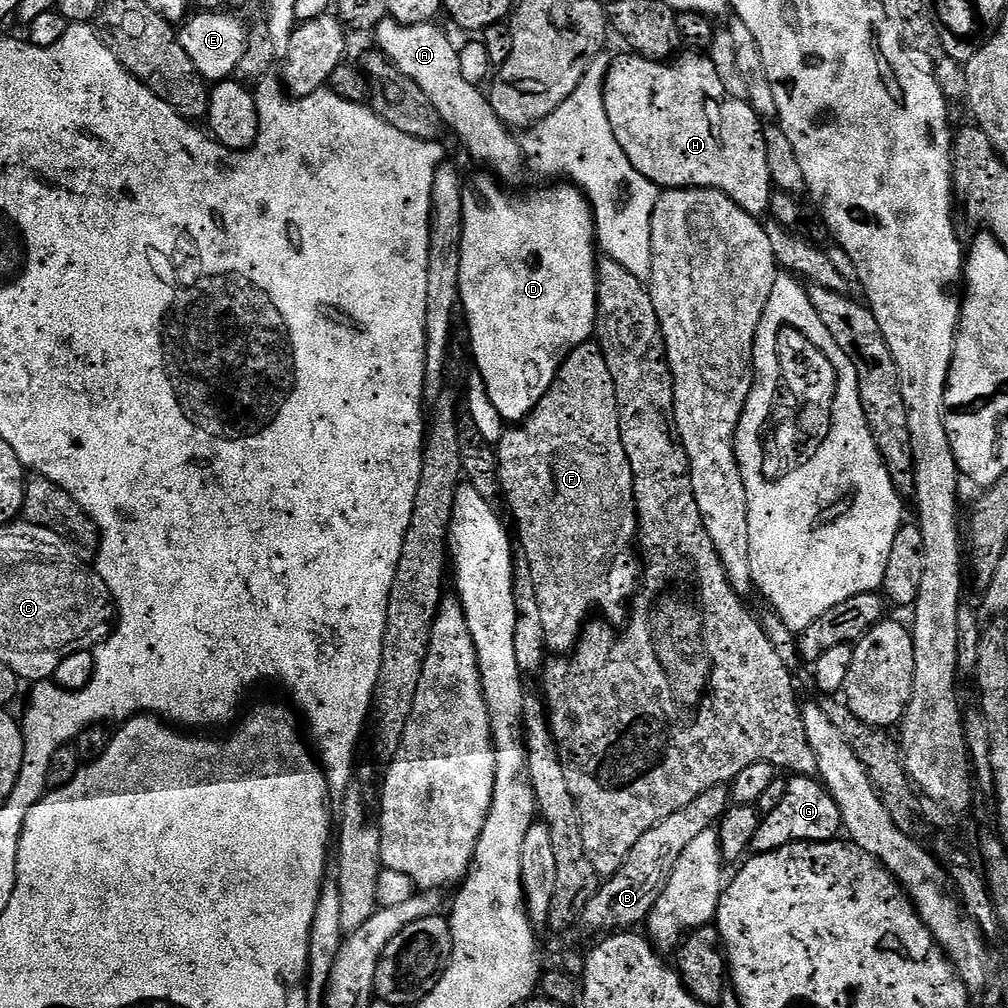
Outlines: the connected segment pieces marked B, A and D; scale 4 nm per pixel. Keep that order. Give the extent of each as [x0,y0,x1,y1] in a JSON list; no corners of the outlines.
[[582,787,730,934],[375,18,526,185],[458,174,598,422]]

